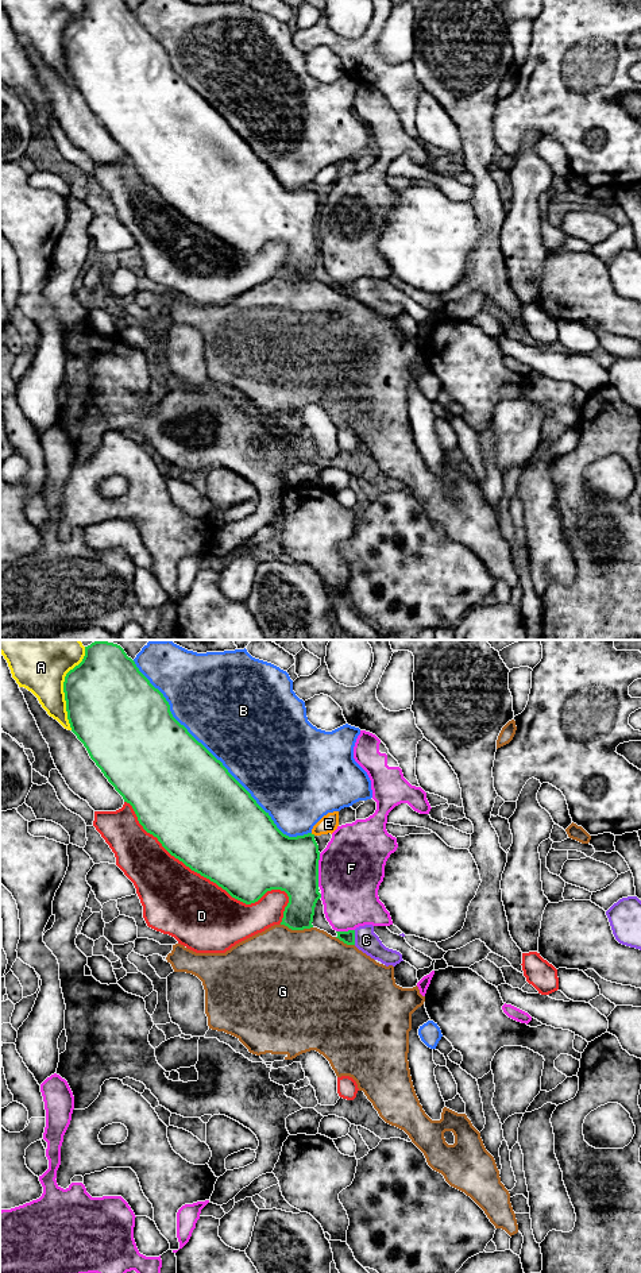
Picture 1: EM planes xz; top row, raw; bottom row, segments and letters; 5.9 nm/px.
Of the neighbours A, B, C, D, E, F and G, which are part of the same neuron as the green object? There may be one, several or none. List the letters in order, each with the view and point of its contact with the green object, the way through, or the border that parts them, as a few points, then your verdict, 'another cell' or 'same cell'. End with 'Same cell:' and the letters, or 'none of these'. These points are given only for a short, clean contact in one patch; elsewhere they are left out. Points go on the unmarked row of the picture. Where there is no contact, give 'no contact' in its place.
A: meets green in xz at (64, 41); another cell
B: meets green in xz at (219, 112); another cell
C: meets green in xz at (354, 289); runs through xz (347, 289), (354, 289), (363, 289), (366, 292); same cell
D: meets green in xz at (213, 234); another cell
E: meets green in xz at (313, 186); another cell
F: meets green in xz at (317, 222); another cell
G: meets green in xz at (296, 281); another cell
Same cell: C

